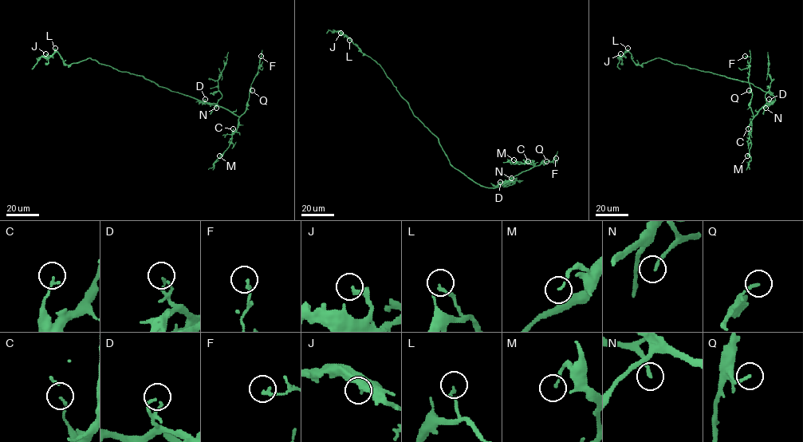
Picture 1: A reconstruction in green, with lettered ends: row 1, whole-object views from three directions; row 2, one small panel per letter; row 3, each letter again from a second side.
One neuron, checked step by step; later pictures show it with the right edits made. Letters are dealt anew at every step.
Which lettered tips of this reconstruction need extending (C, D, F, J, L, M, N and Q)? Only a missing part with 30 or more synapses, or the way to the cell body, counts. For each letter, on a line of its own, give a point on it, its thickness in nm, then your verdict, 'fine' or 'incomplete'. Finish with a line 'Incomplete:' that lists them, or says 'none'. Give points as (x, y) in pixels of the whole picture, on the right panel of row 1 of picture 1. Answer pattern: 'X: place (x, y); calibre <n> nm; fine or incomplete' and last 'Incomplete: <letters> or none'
C: place (748, 128); calibre 120 nm; fine
D: place (769, 99); calibre 120 nm; fine
F: place (745, 56); calibre 140 nm; fine
J: place (620, 53); calibre 240 nm; fine
L: place (627, 48); calibre 130 nm; fine
M: place (747, 155); calibre 120 nm; fine
N: place (765, 108); calibre 150 nm; incomplete
Q: place (749, 90); calibre 120 nm; fine
Incomplete: N

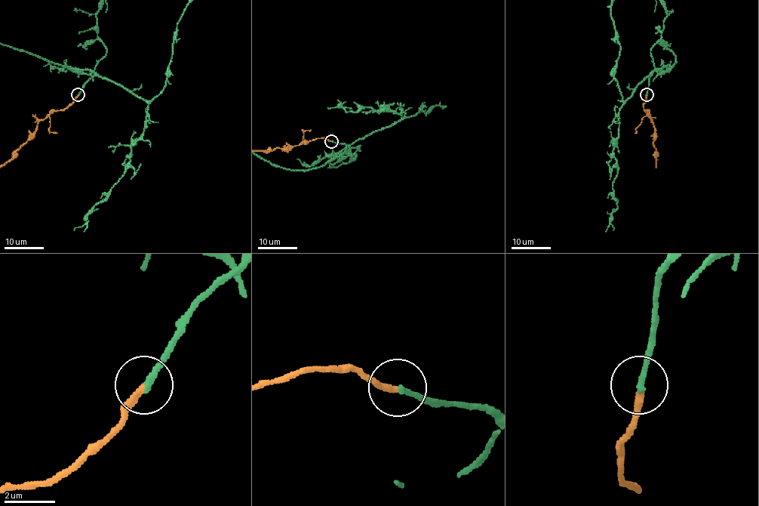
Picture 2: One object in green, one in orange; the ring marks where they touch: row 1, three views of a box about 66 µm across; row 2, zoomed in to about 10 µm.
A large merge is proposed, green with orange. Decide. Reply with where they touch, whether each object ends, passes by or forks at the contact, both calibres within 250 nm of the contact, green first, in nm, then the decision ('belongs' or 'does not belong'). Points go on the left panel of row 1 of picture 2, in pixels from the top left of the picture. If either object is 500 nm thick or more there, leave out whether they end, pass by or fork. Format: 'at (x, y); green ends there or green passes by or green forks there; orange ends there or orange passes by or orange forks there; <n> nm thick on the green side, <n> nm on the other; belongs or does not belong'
at (78, 94); green ends there; orange ends there; 240 nm thick on the green side, 260 nm on the other; belongs

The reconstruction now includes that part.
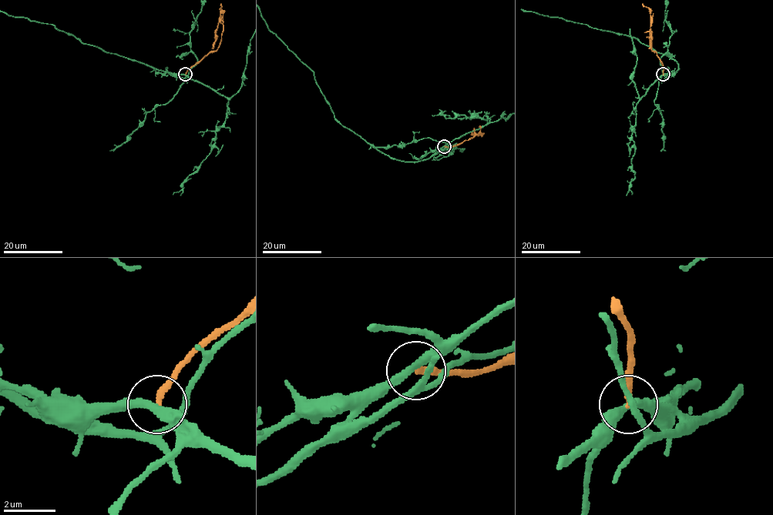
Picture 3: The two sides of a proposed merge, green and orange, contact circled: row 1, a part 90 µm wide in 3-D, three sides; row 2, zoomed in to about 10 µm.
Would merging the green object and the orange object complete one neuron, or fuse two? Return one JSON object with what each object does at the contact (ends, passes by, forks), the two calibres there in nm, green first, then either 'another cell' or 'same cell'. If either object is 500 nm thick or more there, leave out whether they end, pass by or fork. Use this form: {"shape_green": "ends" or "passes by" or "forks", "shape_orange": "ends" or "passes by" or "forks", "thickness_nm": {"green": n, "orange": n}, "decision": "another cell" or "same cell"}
{"shape_green": "passes by", "shape_orange": "ends", "thickness_nm": {"green": 320, "orange": 220}, "decision": "another cell"}

